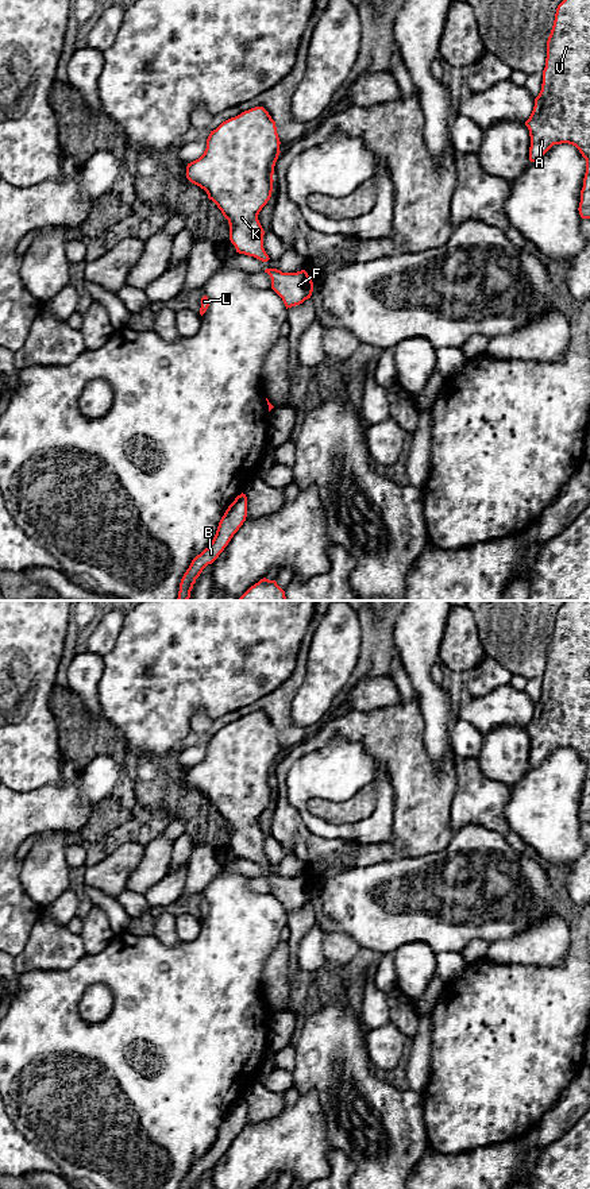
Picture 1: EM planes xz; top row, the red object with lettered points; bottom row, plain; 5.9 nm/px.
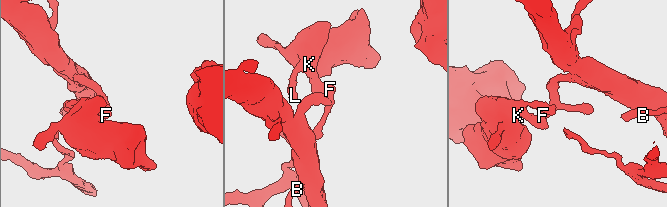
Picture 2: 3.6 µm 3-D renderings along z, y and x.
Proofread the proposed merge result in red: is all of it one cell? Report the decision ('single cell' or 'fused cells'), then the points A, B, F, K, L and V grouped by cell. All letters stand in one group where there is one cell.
single cell; groups A B F K L V

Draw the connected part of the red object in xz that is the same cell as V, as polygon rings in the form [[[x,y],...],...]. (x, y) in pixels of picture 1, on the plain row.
[[[567,601],[556,613],[547,645],[543,688],[525,726],[529,734],[529,765],[539,765],[554,749],[575,750],[586,764],[579,819],[590,823],[590,601]]]

